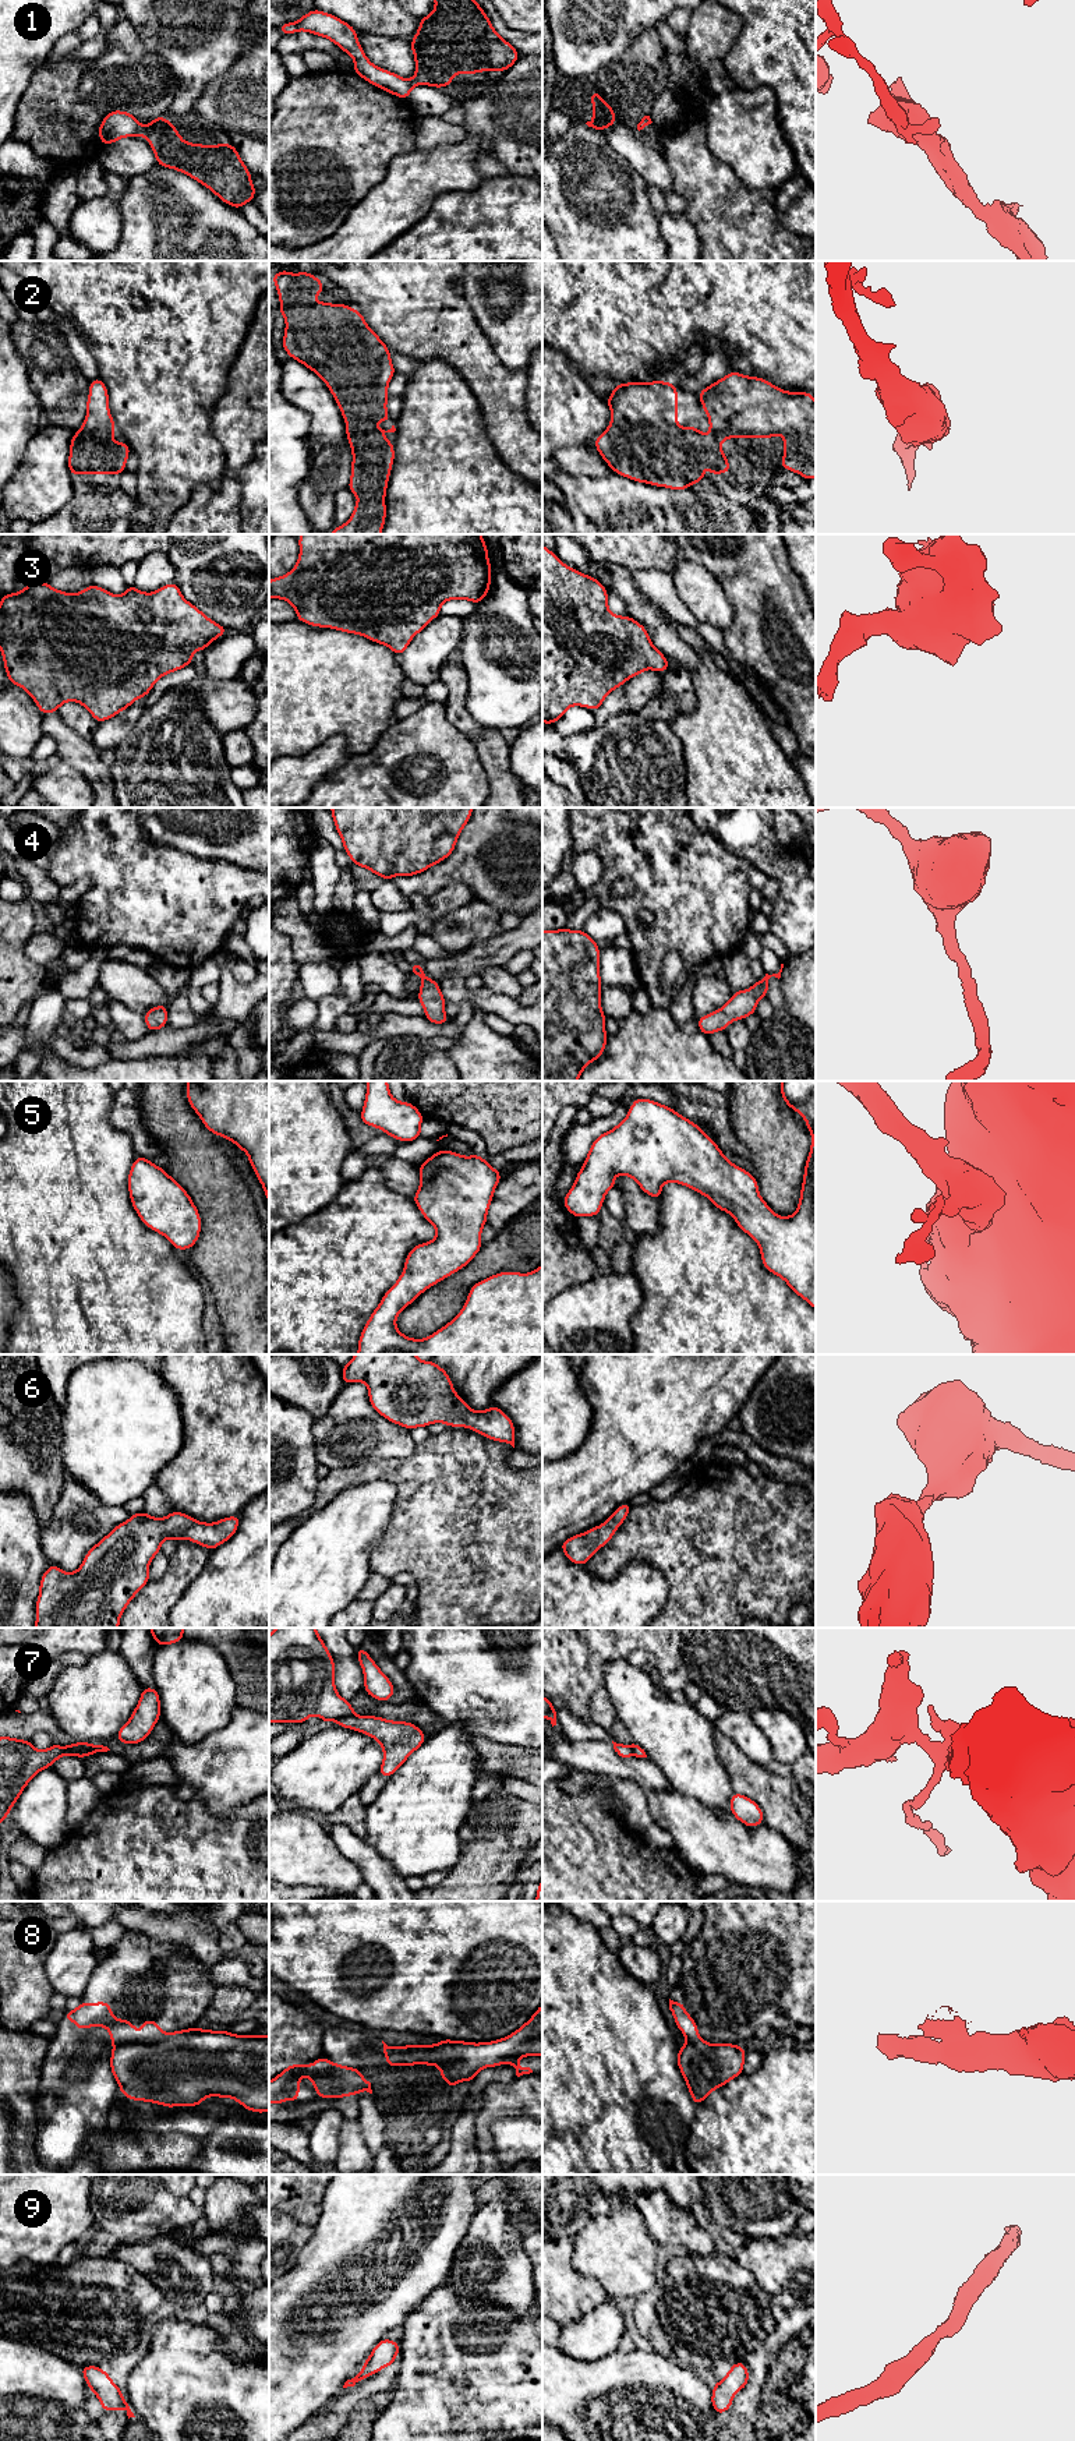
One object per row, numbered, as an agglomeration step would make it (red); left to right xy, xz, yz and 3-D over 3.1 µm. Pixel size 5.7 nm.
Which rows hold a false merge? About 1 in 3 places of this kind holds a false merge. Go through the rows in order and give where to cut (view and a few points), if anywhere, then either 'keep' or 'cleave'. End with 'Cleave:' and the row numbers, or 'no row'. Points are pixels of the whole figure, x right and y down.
1: xy (141, 126), (137, 134) | cleave
2: no cut | keep
3: no cut | keep
4: no cut | keep
5: no cut | keep
6: no cut | keep
7: xy (66, 1747), (84, 1756) | cleave
8: xy (168, 2034), (156, 2039), (122, 2042), (115, 2046) | cleave
9: no cut | keep
Cleave: 1, 7, 8

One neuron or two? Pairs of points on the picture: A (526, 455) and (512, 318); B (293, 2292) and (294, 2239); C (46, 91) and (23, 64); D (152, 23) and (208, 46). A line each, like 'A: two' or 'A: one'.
A: two
B: two
C: two
D: one

